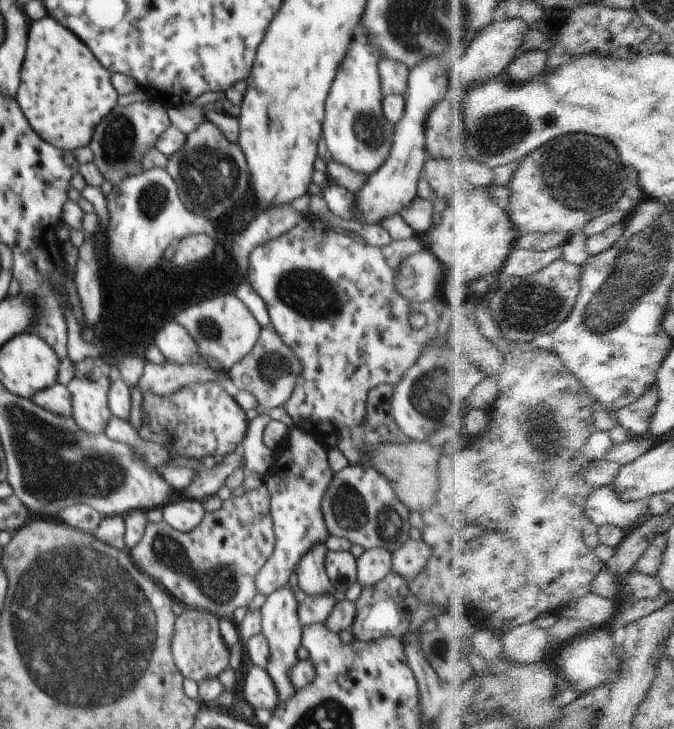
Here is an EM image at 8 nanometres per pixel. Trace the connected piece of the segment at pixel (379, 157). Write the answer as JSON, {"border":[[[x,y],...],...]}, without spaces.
{"border":[[[350,44],[326,98],[322,124],[322,136],[332,160],[366,176],[386,162],[394,138],[394,124],[384,116],[381,105],[384,96],[378,76],[380,59],[380,52],[370,44]]]}

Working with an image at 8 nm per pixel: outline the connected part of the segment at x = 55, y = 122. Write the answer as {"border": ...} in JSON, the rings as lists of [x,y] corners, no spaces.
{"border":[[[46,15],[30,26],[26,41],[26,58],[20,70],[20,88],[16,102],[26,120],[56,148],[74,151],[89,146],[96,126],[118,105],[110,72],[100,66],[92,50],[54,17]]]}

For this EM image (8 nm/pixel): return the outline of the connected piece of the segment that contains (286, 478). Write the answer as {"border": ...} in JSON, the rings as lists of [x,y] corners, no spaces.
{"border":[[[295,425],[287,438],[274,450],[274,464],[263,479],[270,492],[270,512],[276,539],[274,552],[260,568],[254,584],[256,590],[266,597],[278,588],[288,586],[302,556],[318,544],[326,544],[330,536],[322,511],[322,498],[335,474],[328,466],[328,451],[310,432]]]}

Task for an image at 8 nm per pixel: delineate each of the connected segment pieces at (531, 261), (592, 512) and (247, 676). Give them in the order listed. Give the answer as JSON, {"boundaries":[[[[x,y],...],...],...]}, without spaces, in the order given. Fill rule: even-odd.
{"boundaries":[[[[516,245],[497,280],[505,284],[514,277],[524,278],[538,274],[550,264],[562,259],[562,256],[564,256],[564,246],[548,250],[548,252],[534,252],[534,250],[526,250]]],[[[612,480],[604,481],[601,489],[590,496],[586,505],[586,514],[599,527],[616,524],[629,531],[644,526],[650,516],[650,499],[624,500]]],[[[260,666],[245,667],[242,682],[242,696],[252,708],[266,708],[273,711],[279,703],[278,693],[272,678],[266,669]]]]}

